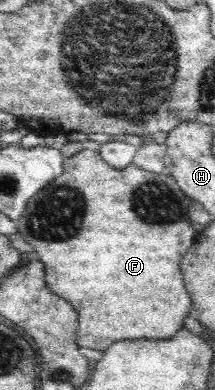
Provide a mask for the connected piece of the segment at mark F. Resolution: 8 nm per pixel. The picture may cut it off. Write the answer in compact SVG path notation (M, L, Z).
M94 149L79 151L73 157L65 159L61 175L55 177L51 183L47 183L41 191L38 191L26 205L26 210L17 221L18 232L30 243L35 253L39 253L39 259L44 263L47 286L63 299L67 299L79 313L79 331L77 331L77 343L79 347L91 349L107 349L107 343L111 345L113 341L121 339L167 339L173 337L181 327L185 317L189 315L191 309L191 299L185 289L185 281L181 275L181 259L193 247L195 237L199 231L195 231L189 223L189 203L191 198L179 187L176 179L168 172L151 173L141 169L138 165L131 164L127 167L116 168L108 164L102 155Z

